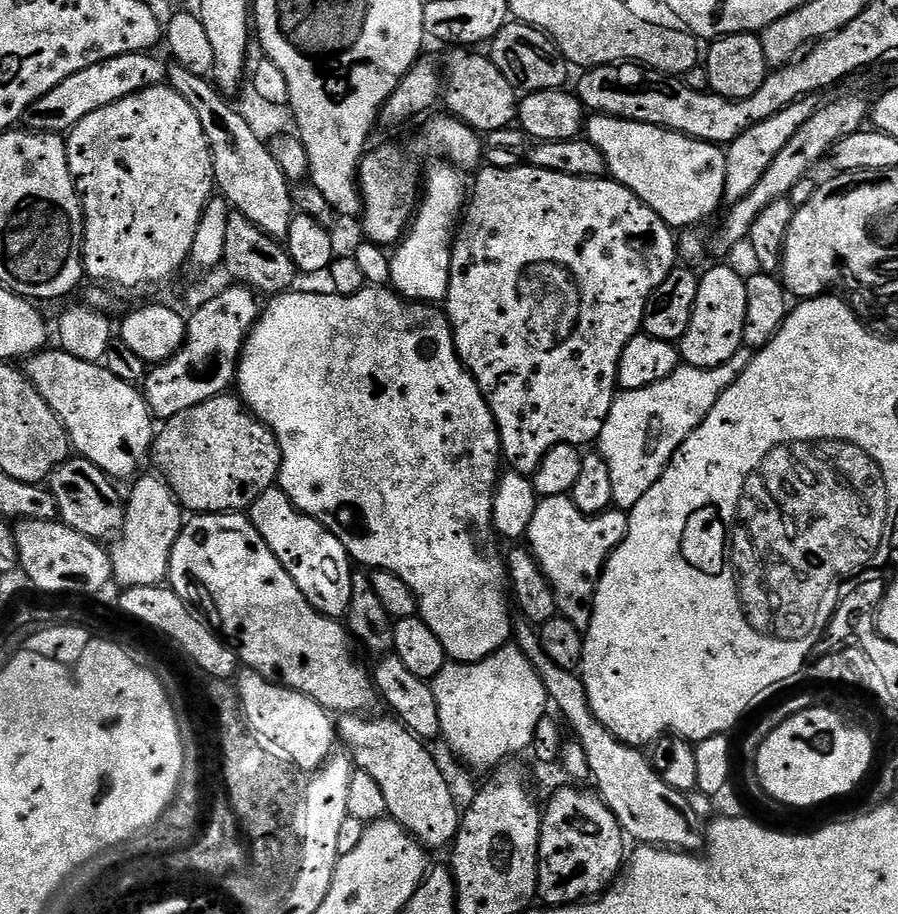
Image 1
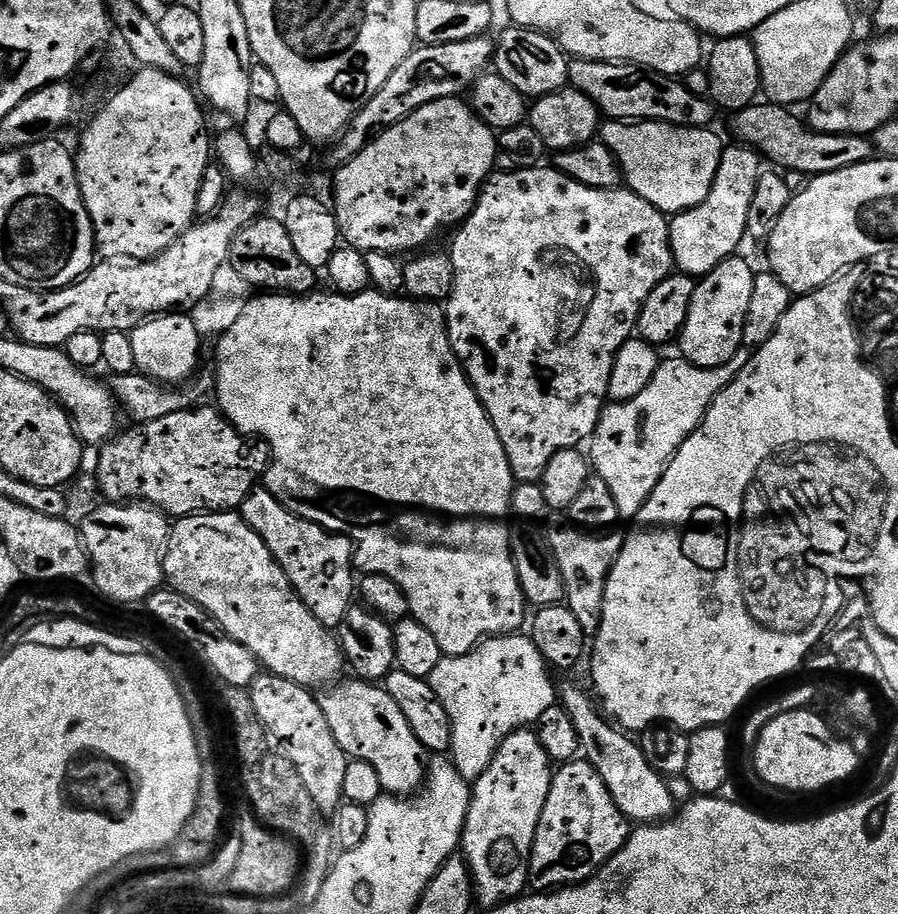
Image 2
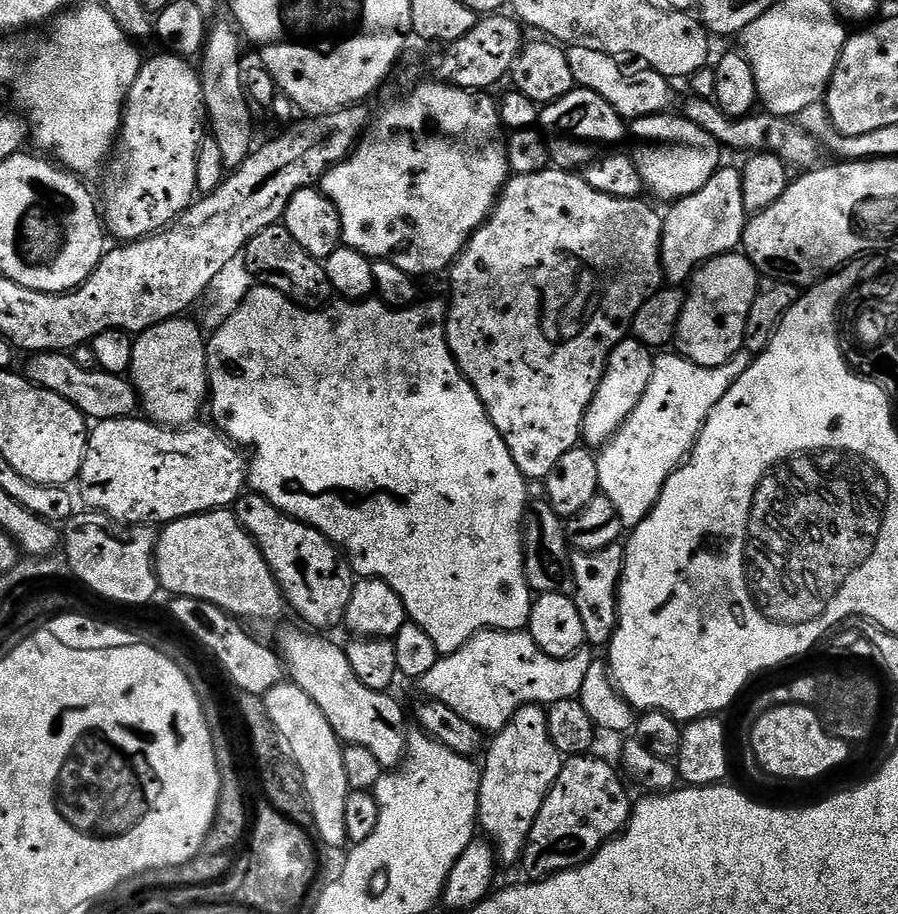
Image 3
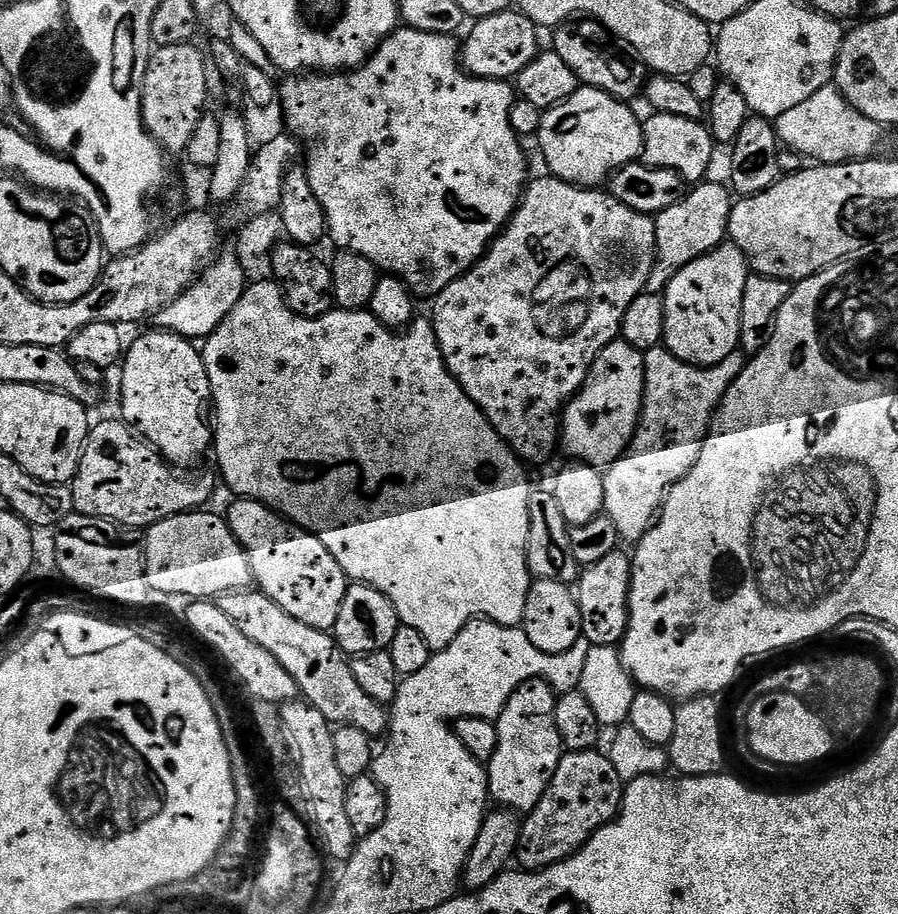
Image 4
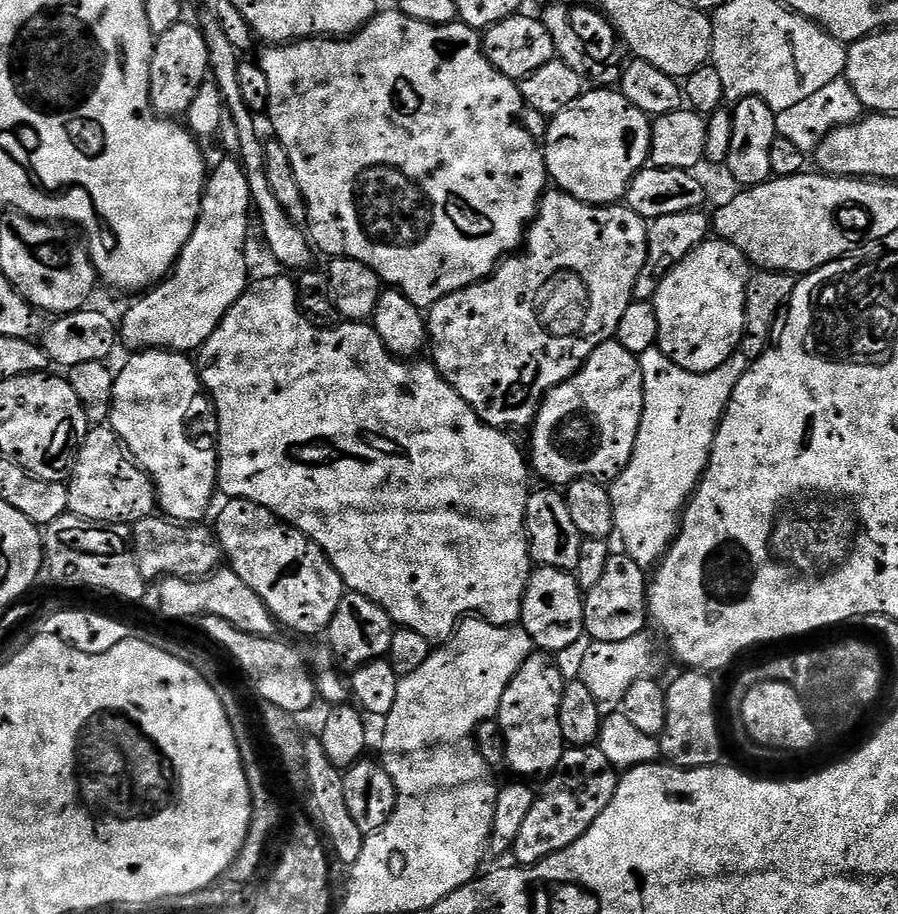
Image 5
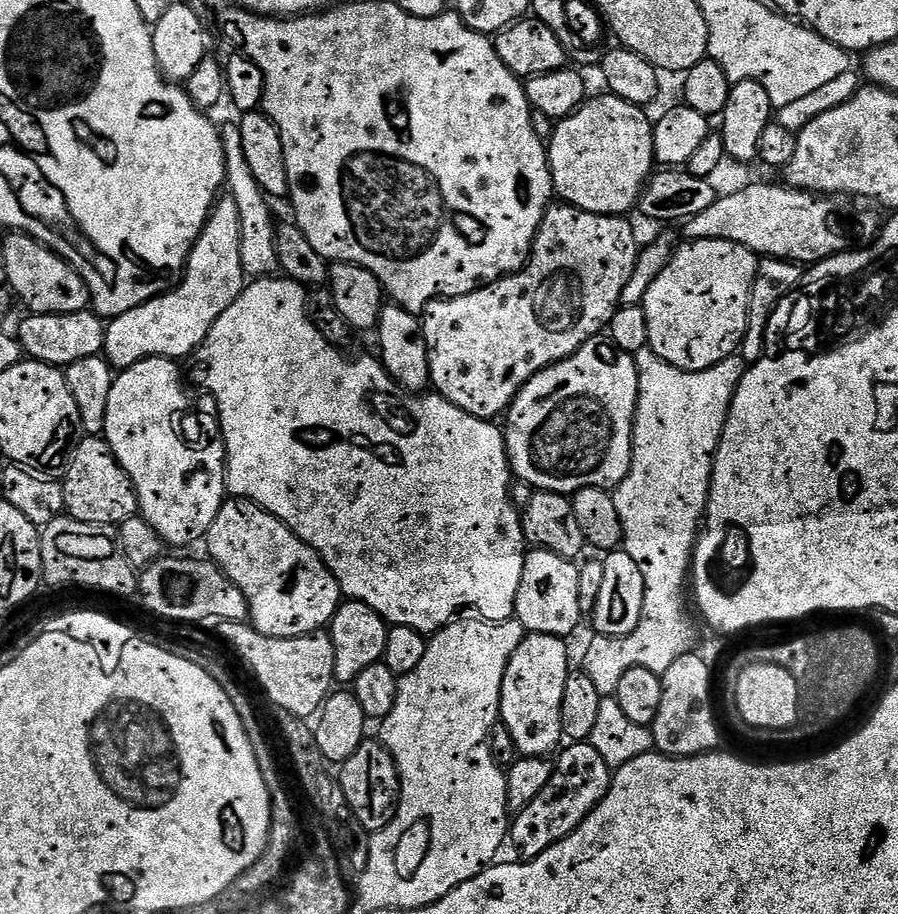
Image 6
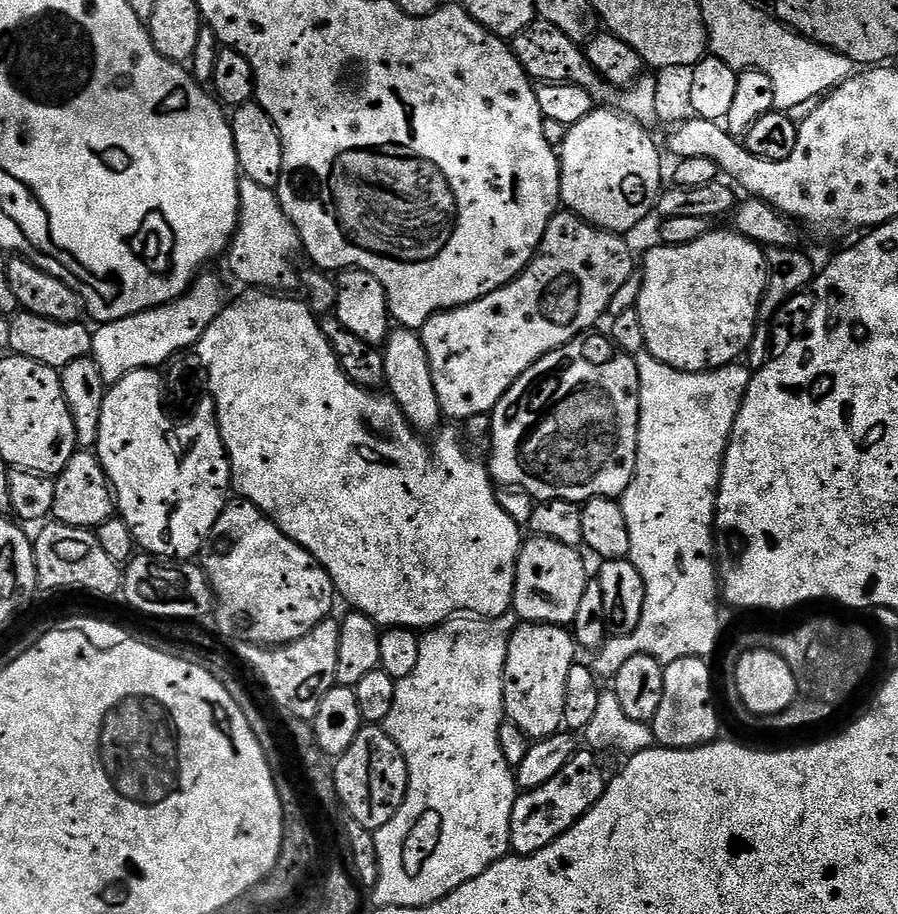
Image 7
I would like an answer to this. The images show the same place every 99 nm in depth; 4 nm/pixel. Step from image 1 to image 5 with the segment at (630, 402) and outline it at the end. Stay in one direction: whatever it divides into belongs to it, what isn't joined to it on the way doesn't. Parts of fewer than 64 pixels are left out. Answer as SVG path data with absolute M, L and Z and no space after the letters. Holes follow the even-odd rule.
M659 347L646 350L638 359L644 383L644 409L638 426L638 438L634 442L634 454L630 462L611 481L610 491L616 523L615 535L620 536L627 556L634 558L638 566L648 570L663 560L665 552L680 530L680 521L688 501L700 485L704 471L708 469L708 453L712 450L720 419L724 417L724 411L734 394L734 386L738 386L742 378L746 361L743 352L738 350L733 356L726 358L726 362L718 366L718 370L691 372L670 362L670 358L666 358Z

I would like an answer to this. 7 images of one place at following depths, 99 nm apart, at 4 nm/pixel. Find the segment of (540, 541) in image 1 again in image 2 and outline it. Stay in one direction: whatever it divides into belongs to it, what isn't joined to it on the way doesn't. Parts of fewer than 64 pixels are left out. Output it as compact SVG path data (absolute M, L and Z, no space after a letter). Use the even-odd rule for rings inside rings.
M568 522L563 523L547 529L548 541L554 550L554 558L558 558L558 570L562 570L566 606L572 611L574 618L578 618L578 626L582 626L585 637L594 638L602 622L606 582L624 545L625 533L620 530L605 530L597 534L585 532Z

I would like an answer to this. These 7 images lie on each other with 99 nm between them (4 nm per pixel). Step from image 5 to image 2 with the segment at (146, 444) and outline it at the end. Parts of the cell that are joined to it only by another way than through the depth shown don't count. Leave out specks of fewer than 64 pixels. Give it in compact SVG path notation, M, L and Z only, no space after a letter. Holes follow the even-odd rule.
M165 314L153 319L144 321L130 334L134 346L134 362L136 371L150 377L151 380L158 380L165 386L183 385L183 380L188 380L196 372L200 364L200 345L202 339L194 328L191 315L188 314Z

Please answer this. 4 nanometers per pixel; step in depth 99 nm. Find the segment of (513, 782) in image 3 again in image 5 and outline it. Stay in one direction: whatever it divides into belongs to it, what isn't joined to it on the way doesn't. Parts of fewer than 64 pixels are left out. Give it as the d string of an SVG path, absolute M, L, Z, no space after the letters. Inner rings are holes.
M534 654L520 667L518 674L506 686L498 713L499 732L504 739L507 767L517 772L517 777L547 777L558 766L566 747L559 726L559 707L562 706L566 685L560 665L551 655Z

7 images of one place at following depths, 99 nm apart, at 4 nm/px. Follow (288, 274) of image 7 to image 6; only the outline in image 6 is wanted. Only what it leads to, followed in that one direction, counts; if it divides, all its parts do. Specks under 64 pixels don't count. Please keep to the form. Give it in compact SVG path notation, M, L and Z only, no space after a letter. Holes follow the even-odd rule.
M239 123L223 125L220 128L220 141L224 147L224 171L226 173L226 192L238 206L240 233L242 234L242 266L245 277L268 278L277 271L279 255L276 253L277 225L272 224L272 208L269 197L258 186L254 173L246 163L246 153L242 151L242 134Z

